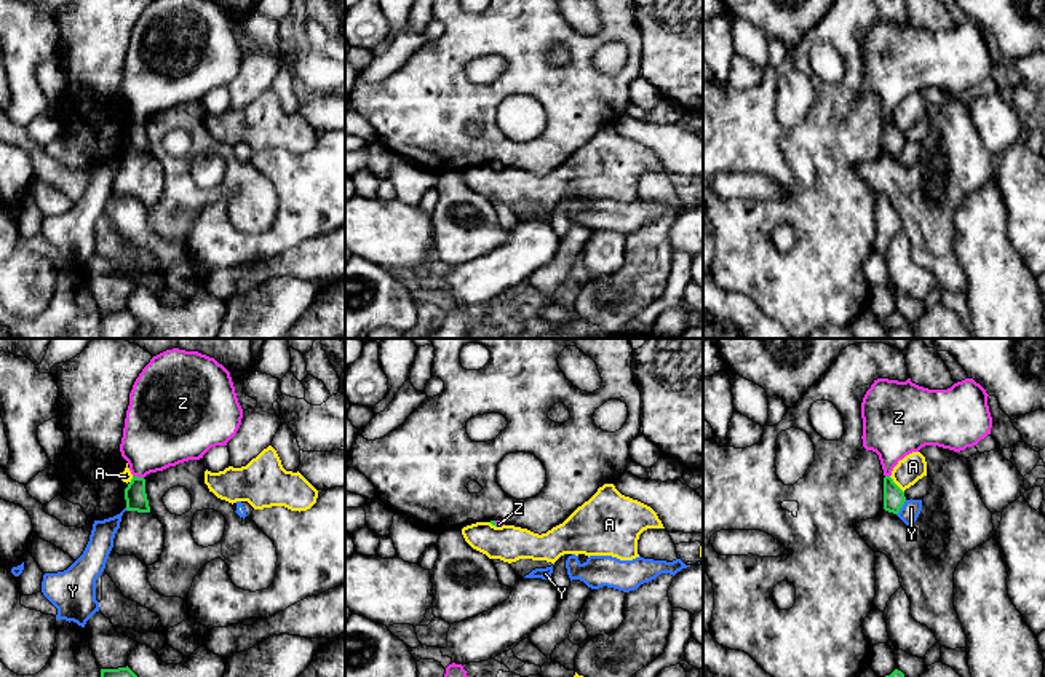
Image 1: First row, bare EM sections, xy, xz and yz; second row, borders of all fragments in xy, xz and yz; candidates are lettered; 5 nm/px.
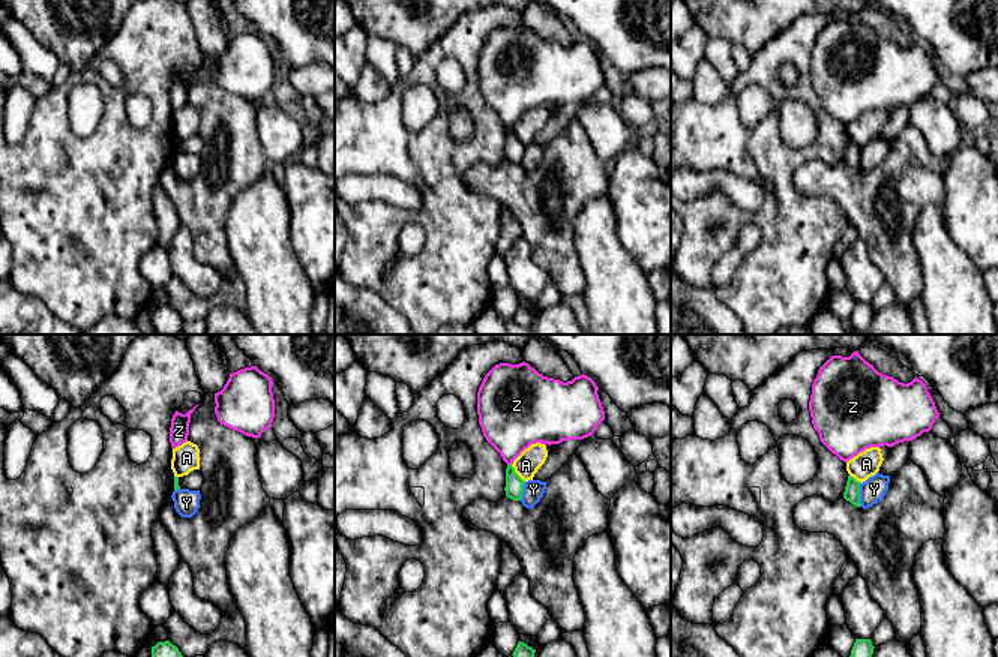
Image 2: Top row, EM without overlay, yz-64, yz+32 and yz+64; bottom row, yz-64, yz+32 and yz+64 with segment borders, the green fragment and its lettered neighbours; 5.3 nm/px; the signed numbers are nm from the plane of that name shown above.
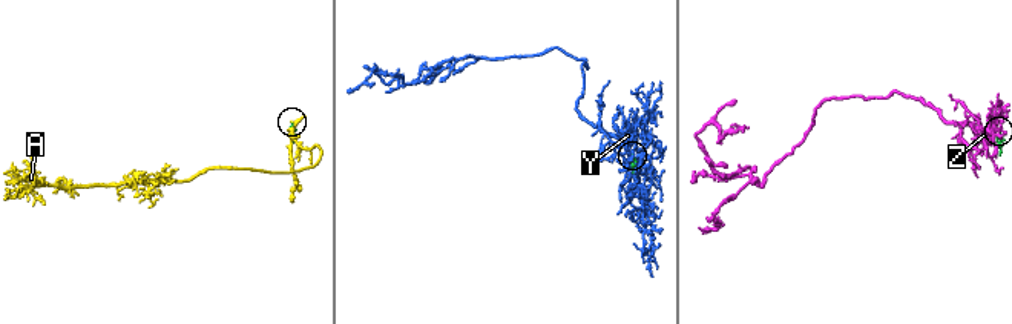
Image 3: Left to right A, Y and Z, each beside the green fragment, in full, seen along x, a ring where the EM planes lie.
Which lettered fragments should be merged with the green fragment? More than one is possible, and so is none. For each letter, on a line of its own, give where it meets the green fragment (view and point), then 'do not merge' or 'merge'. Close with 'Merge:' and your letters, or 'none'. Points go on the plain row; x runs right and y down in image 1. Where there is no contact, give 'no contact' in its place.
A: yz (895, 126) | do not merge
Y: yz (901, 149) | do not merge
Z: xy (136, 118) | merge
Merge: Z

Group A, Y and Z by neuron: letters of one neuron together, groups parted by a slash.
A / Y / Z

